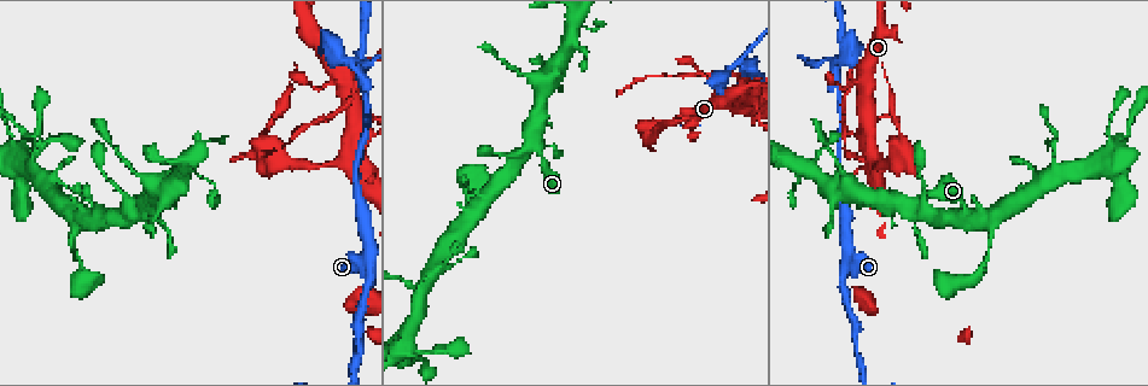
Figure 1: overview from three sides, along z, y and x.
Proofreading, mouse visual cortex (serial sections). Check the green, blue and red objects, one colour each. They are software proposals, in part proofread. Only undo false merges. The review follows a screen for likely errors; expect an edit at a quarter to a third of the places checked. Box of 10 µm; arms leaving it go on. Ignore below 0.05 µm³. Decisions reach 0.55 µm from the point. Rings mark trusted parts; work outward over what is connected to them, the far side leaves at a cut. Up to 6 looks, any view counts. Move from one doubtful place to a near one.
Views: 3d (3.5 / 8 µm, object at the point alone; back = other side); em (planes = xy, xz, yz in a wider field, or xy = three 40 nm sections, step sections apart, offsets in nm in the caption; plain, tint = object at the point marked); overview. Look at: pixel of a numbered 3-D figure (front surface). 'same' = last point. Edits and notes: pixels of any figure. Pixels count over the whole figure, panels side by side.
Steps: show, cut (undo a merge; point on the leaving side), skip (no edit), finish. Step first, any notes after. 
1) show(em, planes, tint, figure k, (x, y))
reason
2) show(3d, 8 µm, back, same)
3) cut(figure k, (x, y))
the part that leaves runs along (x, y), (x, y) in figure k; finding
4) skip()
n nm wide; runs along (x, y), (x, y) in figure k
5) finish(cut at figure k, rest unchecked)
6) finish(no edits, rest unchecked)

show(3d, 3.5 µm, figure 1, (846, 57))
abrupt turn

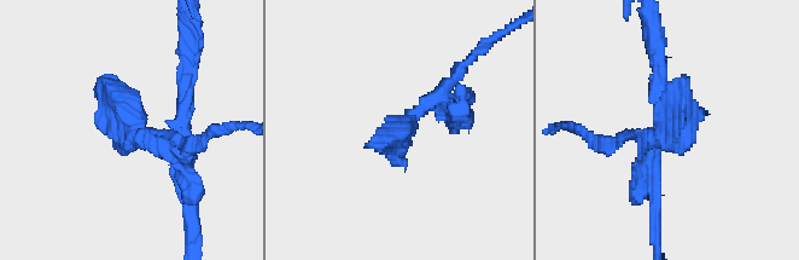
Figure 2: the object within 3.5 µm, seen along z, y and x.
show(em, xy, step 1, tint, figure 2, (134, 124))
need the tissue

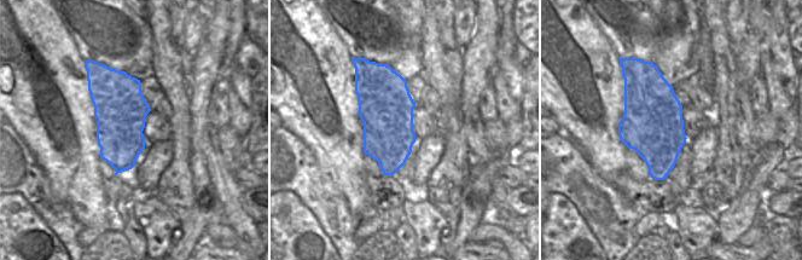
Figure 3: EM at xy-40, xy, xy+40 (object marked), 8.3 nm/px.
cut(figure 2, (379, 145))
the part that leaves runs along (130, 119), (116, 92), (97, 78) in figure 2; a second cell is stuck on

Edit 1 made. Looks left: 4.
show(3d, 3.5 µm, figure 1, (868, 148))
small branch off a trunk

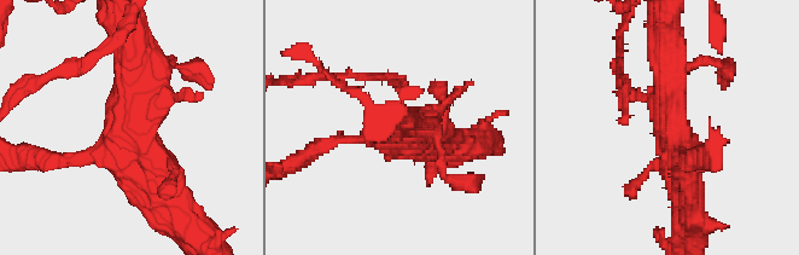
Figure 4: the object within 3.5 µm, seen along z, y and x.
show(em, xy, step 1, tint, figure 4, (126, 128))
4 arms; arms of 150, 300, 400, 400 nm; now the EM

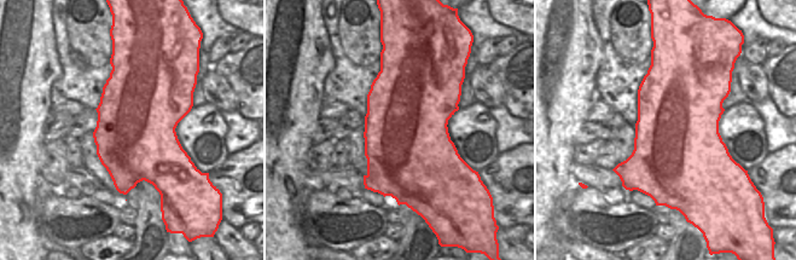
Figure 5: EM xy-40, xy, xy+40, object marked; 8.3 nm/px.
skip()
continuous, no second cell

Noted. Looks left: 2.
show(3d, 3.5 µm, figure 1, (667, 127))
branch point

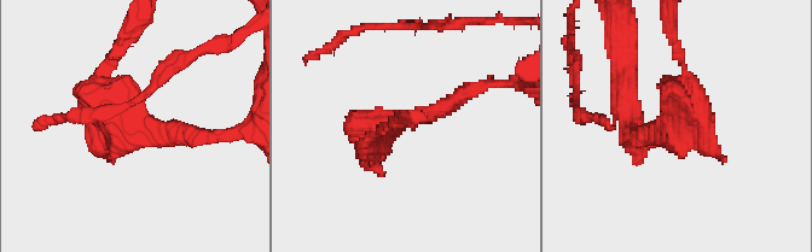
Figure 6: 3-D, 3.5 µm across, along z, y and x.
show(em, xy, step 2, tint, figure 6, (673, 116))

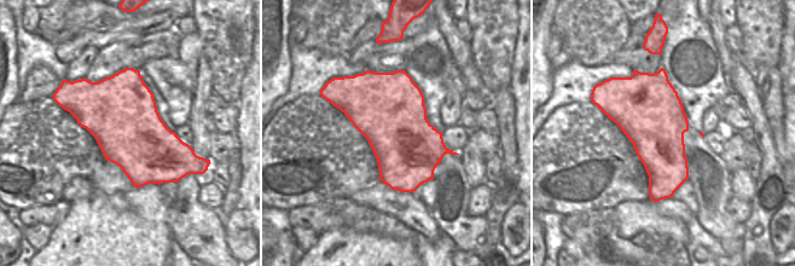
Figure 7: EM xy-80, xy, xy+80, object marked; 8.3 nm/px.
skip()
runs along (198, 136), (105, 95), (110, 59) in figure 6; all the same cell

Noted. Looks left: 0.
finish(cut at figure 2, rest unchecked)

